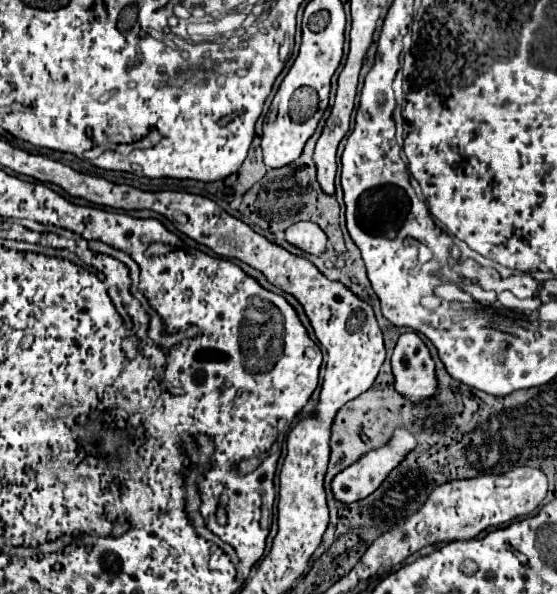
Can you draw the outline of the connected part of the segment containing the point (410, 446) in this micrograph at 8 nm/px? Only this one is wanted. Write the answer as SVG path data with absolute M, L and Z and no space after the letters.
M396 428L396 432L392 434L392 438L390 438L384 446L366 452L360 460L356 460L352 466L348 466L346 470L342 470L342 472L334 478L332 490L334 490L336 500L346 502L346 504L364 500L364 498L370 496L376 488L380 488L380 484L390 476L390 472L392 472L414 448L416 448L416 438L414 438L414 434L412 434L408 428Z

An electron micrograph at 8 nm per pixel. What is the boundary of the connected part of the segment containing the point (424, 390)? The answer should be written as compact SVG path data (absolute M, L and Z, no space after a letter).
M402 334L392 352L394 388L412 404L436 398L436 368L418 334Z

